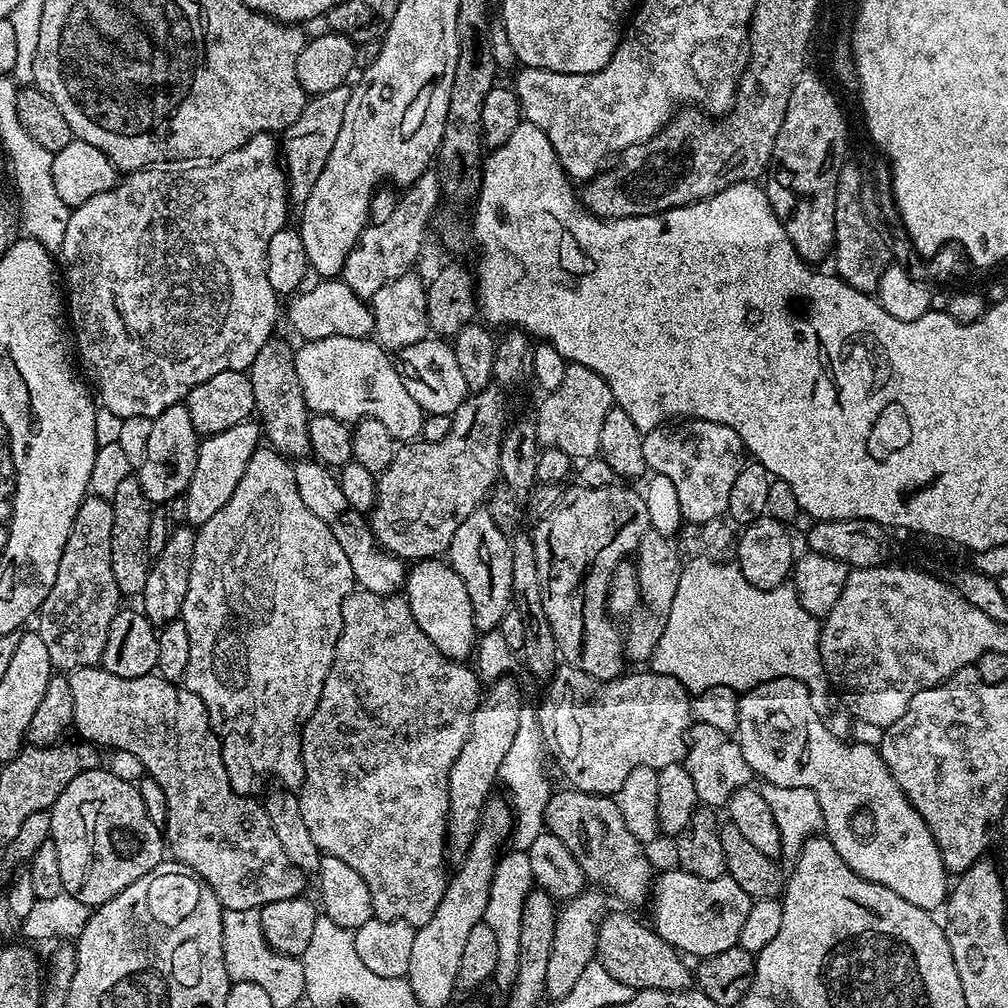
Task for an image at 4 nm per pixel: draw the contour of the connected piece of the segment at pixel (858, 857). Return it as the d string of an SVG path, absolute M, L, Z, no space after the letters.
M778 678L747 689L740 696L738 739L742 758L746 758L753 773L765 784L808 788L815 792L828 841L834 850L838 850L838 854L842 854L842 862L846 862L850 870L854 870L864 880L886 886L886 890L894 890L894 894L906 898L906 902L914 902L914 906L925 908L927 912L935 913L936 908L943 909L950 891L950 873L942 862L934 834L930 834L930 826L926 826L922 814L914 810L894 780L894 774L880 756L879 747L843 744L836 740L835 734L820 721L808 691L809 685L801 680Z

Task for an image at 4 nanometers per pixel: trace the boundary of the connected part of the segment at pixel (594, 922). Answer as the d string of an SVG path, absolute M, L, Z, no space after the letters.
M583 890L569 899L557 913L554 938L546 970L545 995L556 1000L573 995L583 979L586 966L593 963L596 952L598 928L607 915L610 900L603 891Z

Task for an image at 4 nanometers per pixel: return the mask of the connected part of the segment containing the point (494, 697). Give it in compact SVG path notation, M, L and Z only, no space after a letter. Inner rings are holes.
M493 683L492 688L483 693L480 704L472 715L470 734L466 746L454 758L448 775L448 835L446 837L446 860L449 865L464 863L476 832L480 828L480 816L484 806L493 795L492 787L497 787L502 758L506 750L514 743L514 734L518 734L518 715L500 708L503 704L512 704L516 700L516 688L512 684ZM492 792L492 793L491 793Z

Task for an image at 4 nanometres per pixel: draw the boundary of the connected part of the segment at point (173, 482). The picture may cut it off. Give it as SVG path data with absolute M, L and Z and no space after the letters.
M181 402L162 410L152 421L150 426L150 443L146 446L146 458L142 458L142 466L138 470L140 488L151 500L153 505L160 506L167 500L183 497L184 492L190 486L190 478L194 478L194 462L198 447L198 433L194 422L190 422L187 403Z

